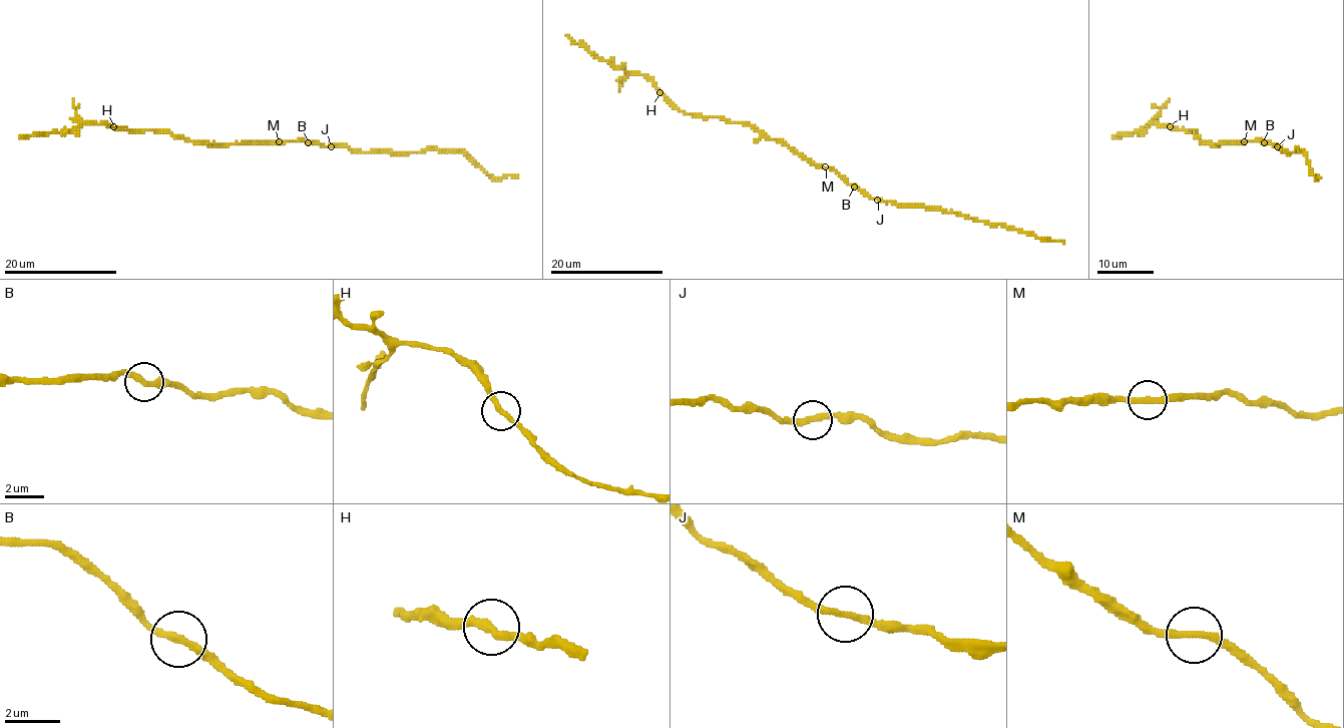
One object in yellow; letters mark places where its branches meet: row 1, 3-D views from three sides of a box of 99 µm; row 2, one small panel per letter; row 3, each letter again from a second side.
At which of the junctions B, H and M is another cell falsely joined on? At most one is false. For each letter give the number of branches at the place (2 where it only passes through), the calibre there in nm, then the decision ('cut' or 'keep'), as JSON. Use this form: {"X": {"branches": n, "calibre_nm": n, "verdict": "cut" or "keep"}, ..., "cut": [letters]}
{"B": {"branches": 2, "calibre_nm": 280, "verdict": "cut"}, "H": {"branches": 2, "calibre_nm": 280, "verdict": "keep"}, "M": {"branches": 2, "calibre_nm": 280, "verdict": "keep"}, "cut": ["B"]}

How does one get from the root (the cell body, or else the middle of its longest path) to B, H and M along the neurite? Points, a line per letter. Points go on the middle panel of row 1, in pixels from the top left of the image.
B: (809, 162), (834, 168), (854, 187)
H: (809, 162), (750, 124), (684, 113), (659, 92)
M: (809, 162), (825, 166)

